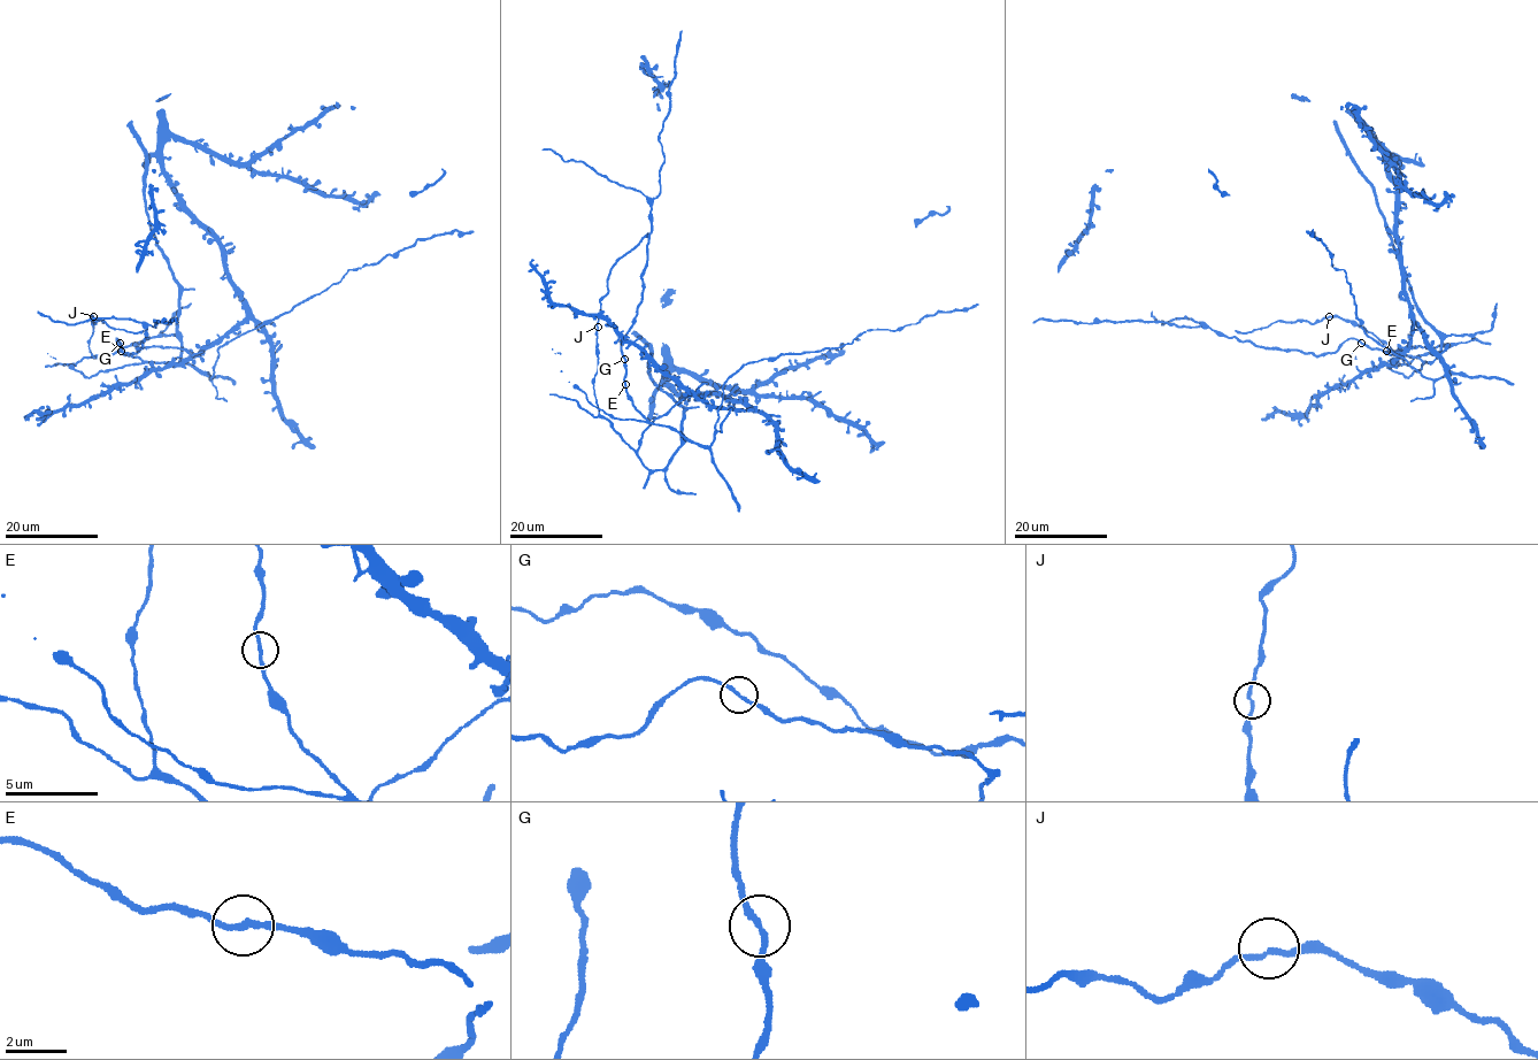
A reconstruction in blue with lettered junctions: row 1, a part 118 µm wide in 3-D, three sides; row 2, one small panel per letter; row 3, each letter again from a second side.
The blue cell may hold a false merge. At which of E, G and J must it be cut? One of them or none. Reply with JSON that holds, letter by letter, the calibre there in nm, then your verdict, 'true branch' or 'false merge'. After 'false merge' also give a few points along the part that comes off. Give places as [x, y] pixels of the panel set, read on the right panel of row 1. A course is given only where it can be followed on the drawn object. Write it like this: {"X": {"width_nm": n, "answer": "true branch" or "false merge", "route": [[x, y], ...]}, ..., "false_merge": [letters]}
{"E": {"width_nm": 200, "answer": "true branch"}, "G": {"width_nm": 190, "answer": "true branch"}, "J": {"width_nm": 170, "answer": "true branch"}, "false_merge": []}

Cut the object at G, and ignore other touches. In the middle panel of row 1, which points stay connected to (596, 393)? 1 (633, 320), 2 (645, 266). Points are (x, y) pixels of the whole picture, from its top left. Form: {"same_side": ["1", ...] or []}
{"same_side": []}

